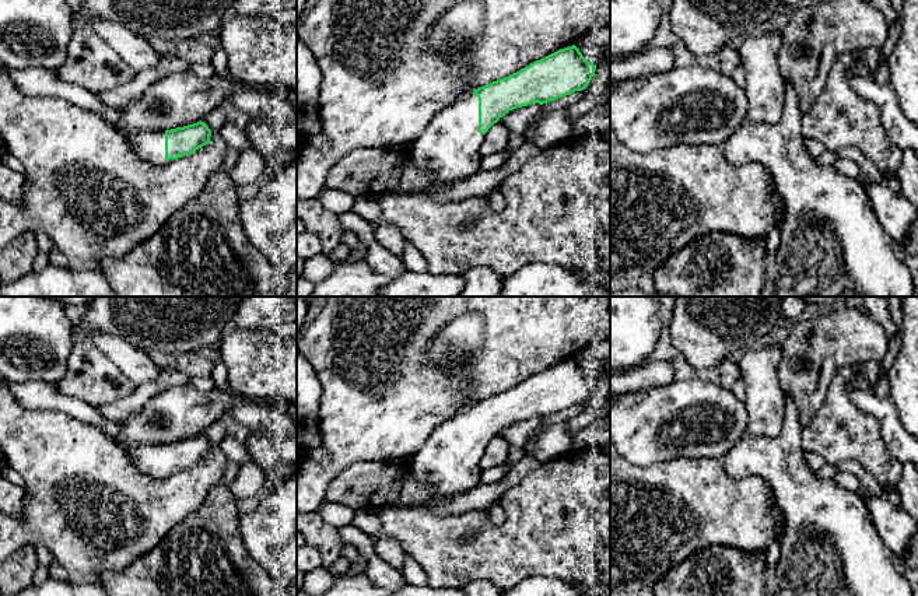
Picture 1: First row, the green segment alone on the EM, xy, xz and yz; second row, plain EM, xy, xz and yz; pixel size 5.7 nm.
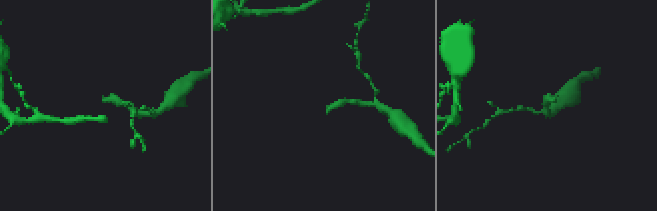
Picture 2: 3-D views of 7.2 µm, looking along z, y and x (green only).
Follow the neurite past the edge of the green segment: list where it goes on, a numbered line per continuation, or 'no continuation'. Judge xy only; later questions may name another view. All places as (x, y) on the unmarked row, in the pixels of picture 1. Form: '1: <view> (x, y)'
1: xy (150, 458)

